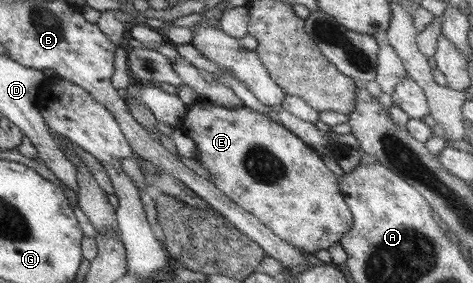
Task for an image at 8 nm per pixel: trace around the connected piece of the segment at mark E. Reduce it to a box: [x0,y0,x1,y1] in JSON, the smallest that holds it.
[181,99,352,254]

